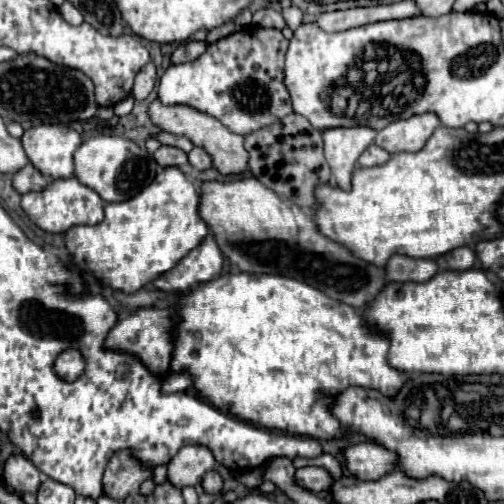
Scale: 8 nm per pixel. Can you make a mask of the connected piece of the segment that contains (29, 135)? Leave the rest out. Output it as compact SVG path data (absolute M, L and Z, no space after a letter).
M41 124L21 136L29 162L49 180L73 176L73 154L81 136L69 124Z

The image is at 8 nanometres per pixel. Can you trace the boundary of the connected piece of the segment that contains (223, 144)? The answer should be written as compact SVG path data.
M153 100L149 104L149 118L155 126L159 126L161 130L165 132L171 132L171 134L177 134L177 136L185 136L189 138L195 146L201 146L205 148L211 158L213 158L213 166L229 176L229 174L241 174L247 170L247 150L243 146L243 136L239 134L233 134L229 132L217 118L209 116L209 114L203 114L203 112L197 112L195 108L191 106L185 106L185 104L173 104L173 106L165 106L161 104L159 100Z

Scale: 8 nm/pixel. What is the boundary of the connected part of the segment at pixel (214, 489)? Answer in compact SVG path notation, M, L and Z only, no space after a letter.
M207 472L203 478L203 490L207 494L221 494L221 488L223 488L221 476L217 472Z

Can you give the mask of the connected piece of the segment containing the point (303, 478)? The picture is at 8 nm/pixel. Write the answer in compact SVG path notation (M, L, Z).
M299 468L295 472L295 482L313 494L325 494L331 488L333 478L323 468Z

